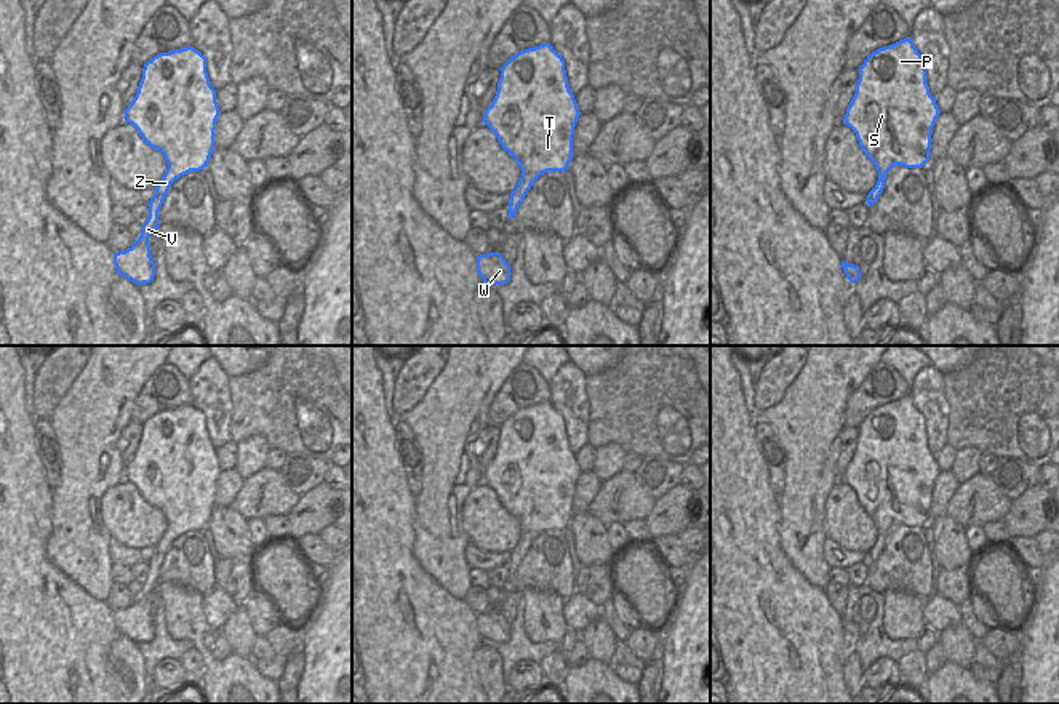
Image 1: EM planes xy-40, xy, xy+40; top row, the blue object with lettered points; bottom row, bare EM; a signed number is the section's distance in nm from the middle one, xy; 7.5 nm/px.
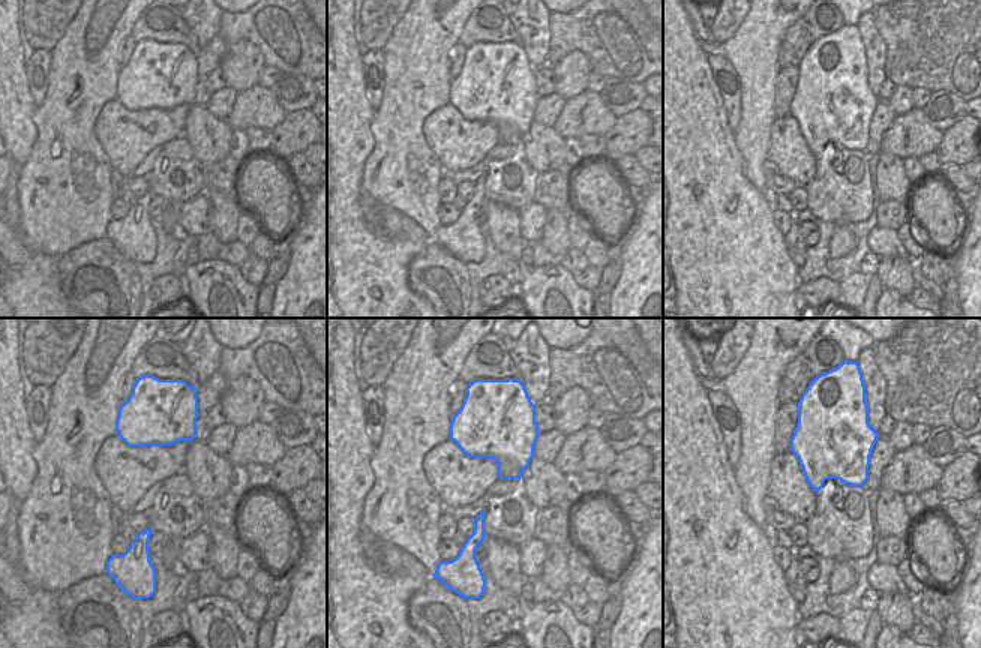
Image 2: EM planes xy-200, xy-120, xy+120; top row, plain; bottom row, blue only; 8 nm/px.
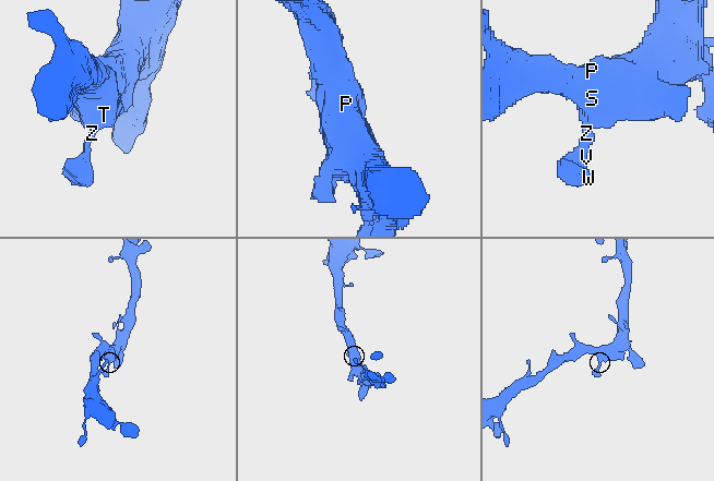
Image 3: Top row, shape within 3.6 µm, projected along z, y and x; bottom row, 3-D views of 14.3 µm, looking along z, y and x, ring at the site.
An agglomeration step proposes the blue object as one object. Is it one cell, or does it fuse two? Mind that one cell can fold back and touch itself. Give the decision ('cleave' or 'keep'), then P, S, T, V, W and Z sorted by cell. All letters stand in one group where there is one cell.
keep; groups P S T V W Z

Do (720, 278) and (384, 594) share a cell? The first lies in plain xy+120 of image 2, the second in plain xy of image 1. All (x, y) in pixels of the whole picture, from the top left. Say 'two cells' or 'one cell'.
one cell

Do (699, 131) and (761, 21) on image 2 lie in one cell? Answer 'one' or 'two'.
two

